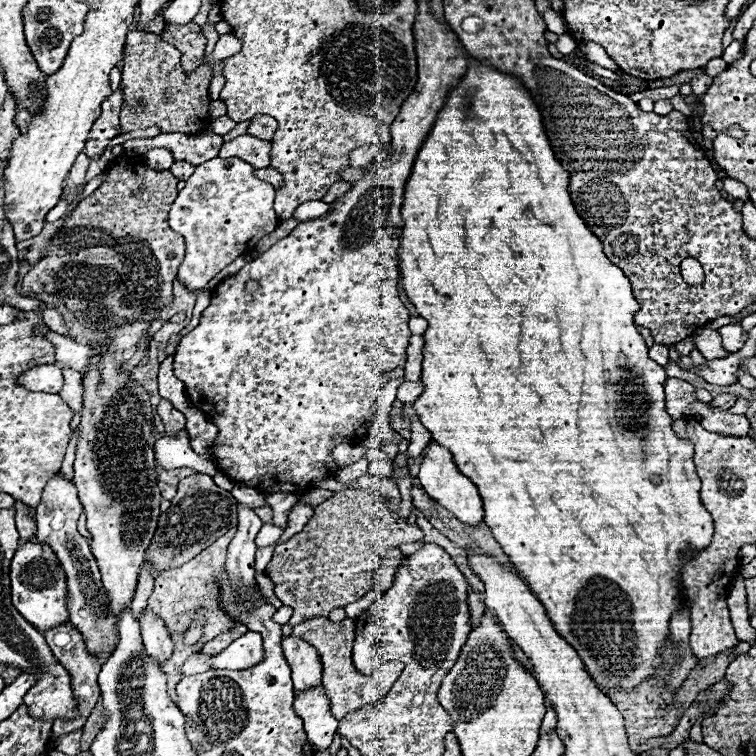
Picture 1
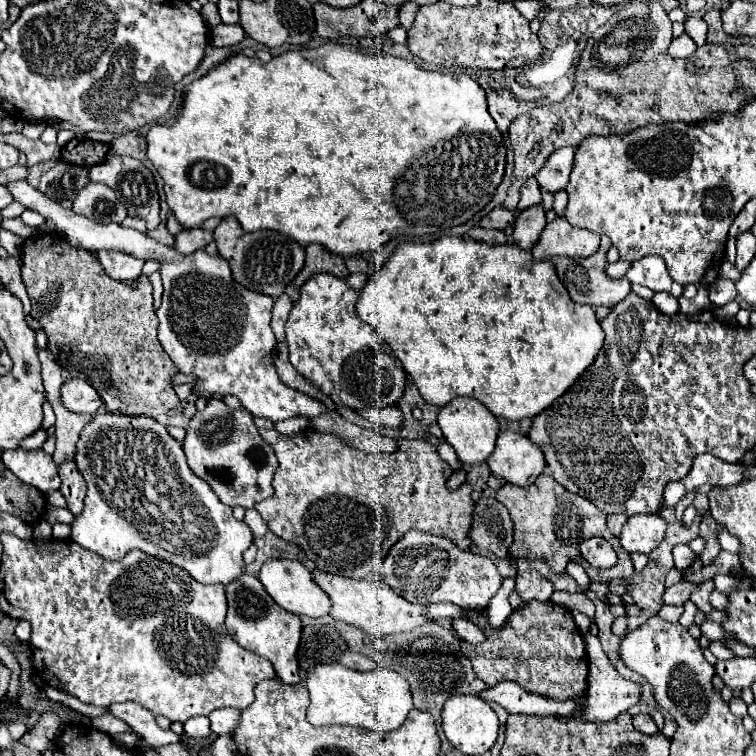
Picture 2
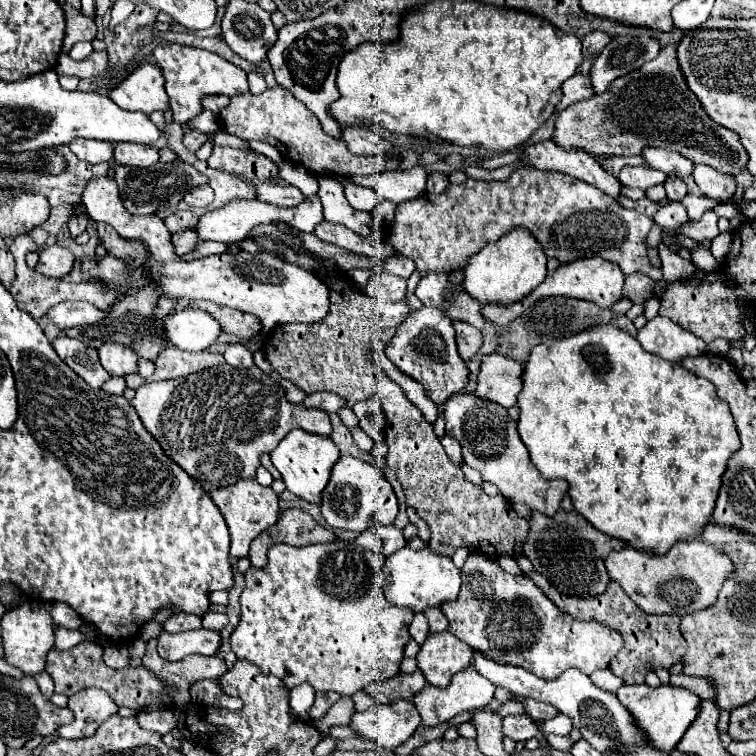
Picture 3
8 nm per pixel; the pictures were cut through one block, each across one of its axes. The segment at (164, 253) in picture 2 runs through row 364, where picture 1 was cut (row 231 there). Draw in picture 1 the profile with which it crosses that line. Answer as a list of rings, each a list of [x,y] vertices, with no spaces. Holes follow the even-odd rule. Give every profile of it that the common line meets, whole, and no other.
[[[236,156],[212,158],[196,166],[196,172],[174,200],[168,218],[170,228],[186,240],[186,256],[178,268],[178,278],[190,290],[204,288],[222,268],[278,228],[274,192],[272,184],[256,178],[256,170]]]

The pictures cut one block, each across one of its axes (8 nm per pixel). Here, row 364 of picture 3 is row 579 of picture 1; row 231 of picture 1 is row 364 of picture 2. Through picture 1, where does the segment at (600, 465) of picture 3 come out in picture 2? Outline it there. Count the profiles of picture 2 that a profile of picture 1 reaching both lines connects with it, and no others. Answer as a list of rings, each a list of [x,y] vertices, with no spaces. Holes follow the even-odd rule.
[[[442,236],[430,244],[408,244],[408,242],[398,244],[394,254],[384,262],[384,266],[368,278],[368,282],[360,294],[360,300],[356,302],[356,312],[364,322],[368,322],[388,342],[390,350],[402,362],[404,370],[412,376],[414,384],[418,386],[422,398],[428,404],[442,408],[458,396],[468,396],[468,398],[480,400],[496,418],[506,418],[506,420],[534,418],[544,408],[548,408],[592,364],[592,360],[596,358],[596,354],[600,352],[602,342],[604,342],[604,332],[594,316],[594,310],[586,304],[574,302],[568,296],[564,284],[556,276],[552,262],[548,262],[548,260],[536,262],[528,250],[518,248],[516,244],[490,246],[484,242],[476,242],[472,238],[458,238],[458,236]]]

